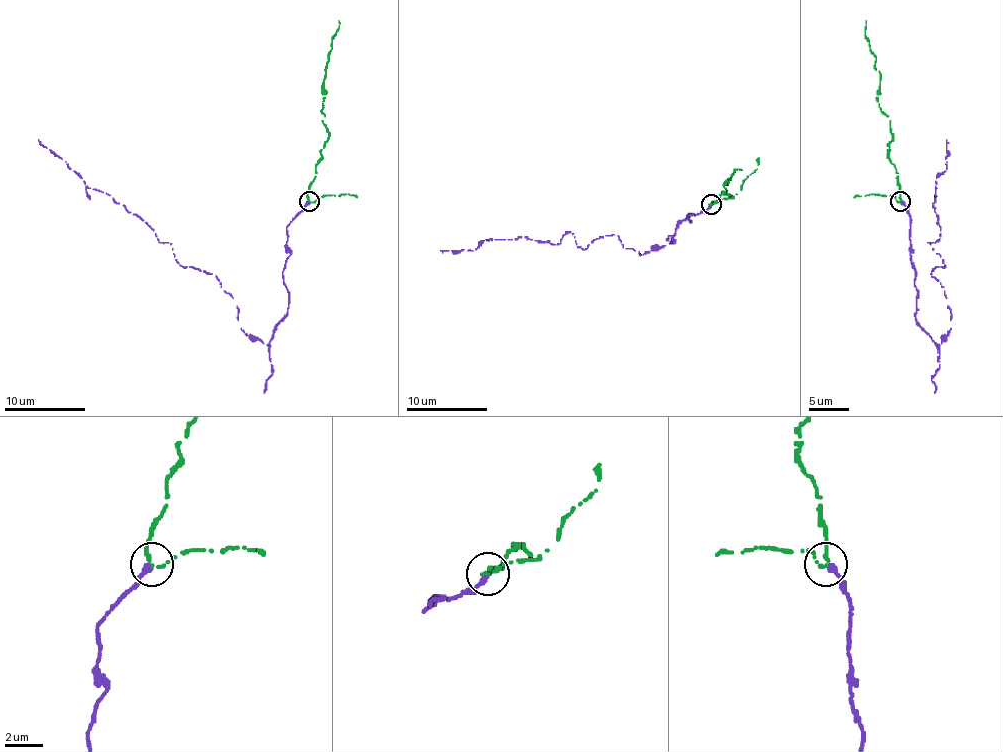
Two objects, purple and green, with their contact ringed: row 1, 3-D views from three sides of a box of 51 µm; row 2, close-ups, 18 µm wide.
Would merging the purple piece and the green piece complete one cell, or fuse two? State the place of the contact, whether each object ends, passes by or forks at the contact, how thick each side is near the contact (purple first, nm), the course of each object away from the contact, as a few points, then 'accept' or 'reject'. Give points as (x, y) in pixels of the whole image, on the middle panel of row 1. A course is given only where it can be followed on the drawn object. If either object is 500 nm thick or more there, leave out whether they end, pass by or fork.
place (711, 204); purple ends; green ends; calibres 320 and 260 nm; course purple (712, 204), (643, 255), (605, 235), (583, 249), (571, 233), (557, 245), (524, 237), (440, 251); course green (712, 204), (722, 192), (730, 196), (724, 194), (724, 182), (726, 184), (738, 168), (740, 170); accept

